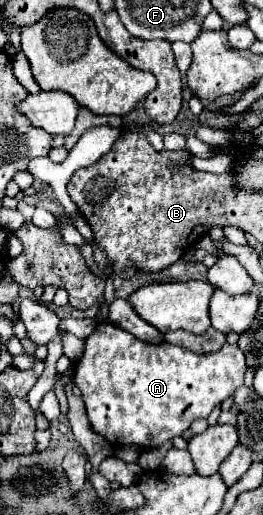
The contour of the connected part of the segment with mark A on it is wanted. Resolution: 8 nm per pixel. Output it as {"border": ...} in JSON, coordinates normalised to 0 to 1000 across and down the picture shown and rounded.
{"border":[[[388,625],[327,656],[327,683],[281,718],[281,742],[312,757],[327,781],[327,804],[365,843],[395,847],[418,862],[502,862],[517,870],[593,870],[631,854],[684,847],[745,812],[791,812],[791,804],[897,753],[928,746],[928,687],[890,668],[852,668],[837,680],[798,687],[745,687],[715,676],[608,664],[563,668],[510,656],[494,645]]]}

